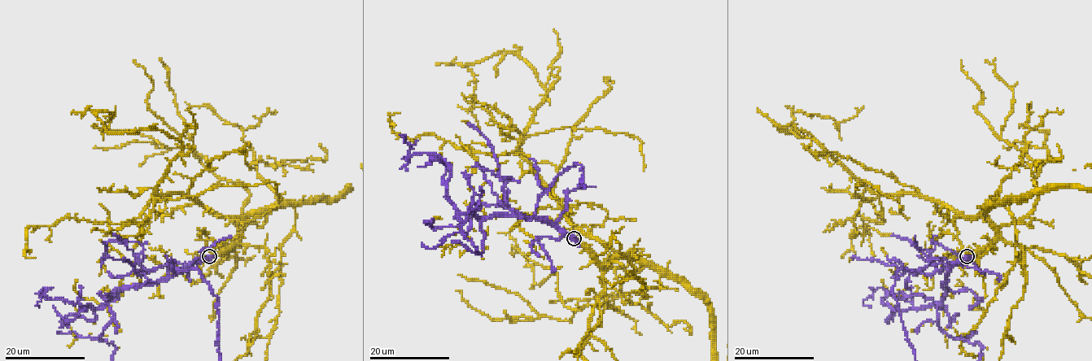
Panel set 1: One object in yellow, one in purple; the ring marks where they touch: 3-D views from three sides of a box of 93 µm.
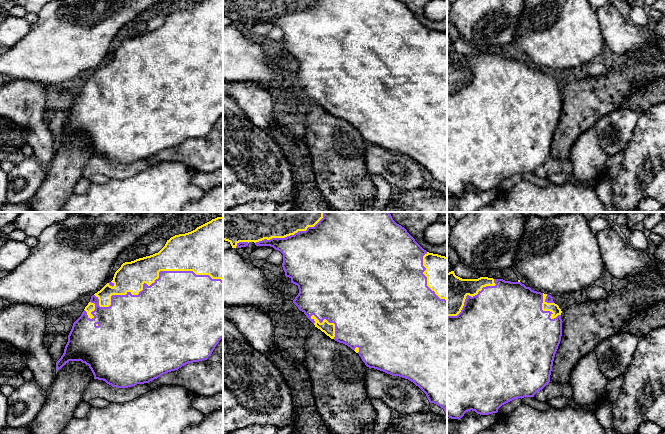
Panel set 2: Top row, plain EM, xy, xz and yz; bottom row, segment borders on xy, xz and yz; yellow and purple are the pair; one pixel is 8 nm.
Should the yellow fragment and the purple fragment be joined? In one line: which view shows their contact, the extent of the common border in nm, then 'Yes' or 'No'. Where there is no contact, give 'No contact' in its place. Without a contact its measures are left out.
Touches yellow in xy. Shared border 1050 nm. Yes

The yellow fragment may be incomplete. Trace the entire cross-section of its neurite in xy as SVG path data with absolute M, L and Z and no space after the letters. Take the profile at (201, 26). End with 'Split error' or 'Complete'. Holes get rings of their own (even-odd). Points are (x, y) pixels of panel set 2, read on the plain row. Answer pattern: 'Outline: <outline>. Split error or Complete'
Outline: M203 0L191 8L171 13L158 29L121 41L115 48L113 56L91 72L81 92L73 99L64 129L56 138L56 150L69 137L81 137L89 142L94 155L103 156L112 163L128 164L149 159L188 139L207 136L221 115L223 115L223 0Z. Split error

